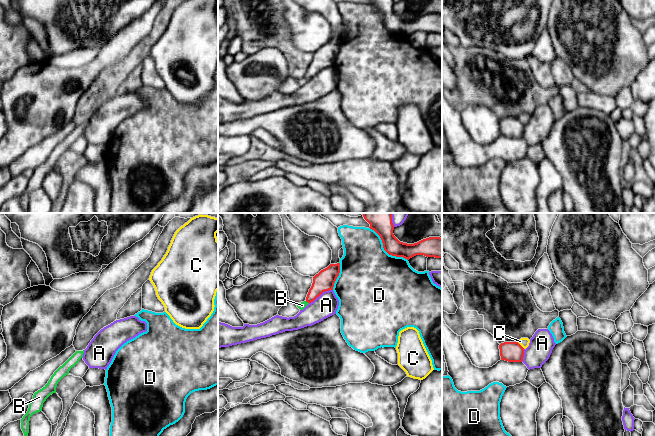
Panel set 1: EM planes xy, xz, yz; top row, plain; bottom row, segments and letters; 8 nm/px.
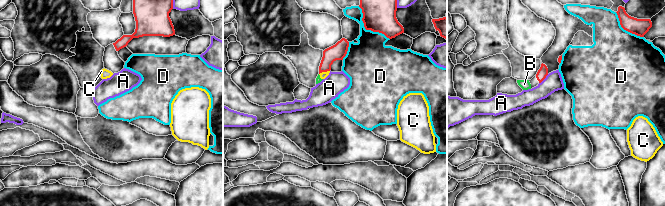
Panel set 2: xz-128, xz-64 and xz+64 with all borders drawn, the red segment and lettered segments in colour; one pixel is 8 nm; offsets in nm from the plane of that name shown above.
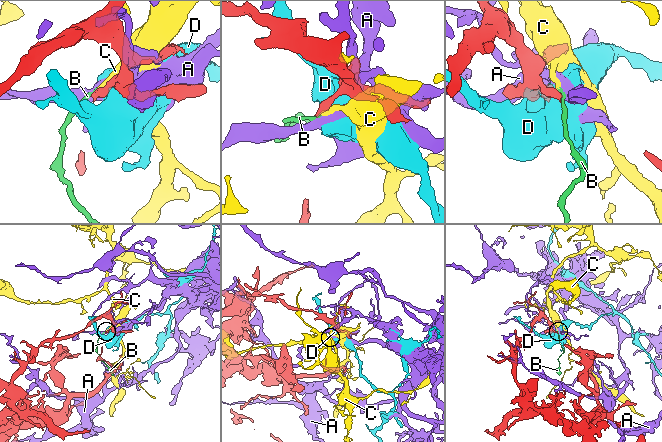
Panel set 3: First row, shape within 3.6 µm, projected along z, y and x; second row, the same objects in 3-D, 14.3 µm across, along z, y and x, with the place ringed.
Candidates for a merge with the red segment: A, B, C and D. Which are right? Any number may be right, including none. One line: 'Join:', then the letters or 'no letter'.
Join: no letter

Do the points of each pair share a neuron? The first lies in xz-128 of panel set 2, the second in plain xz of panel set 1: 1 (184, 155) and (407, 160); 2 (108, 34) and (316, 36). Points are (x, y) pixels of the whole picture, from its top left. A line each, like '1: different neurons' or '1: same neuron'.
1: different neurons
2: same neuron

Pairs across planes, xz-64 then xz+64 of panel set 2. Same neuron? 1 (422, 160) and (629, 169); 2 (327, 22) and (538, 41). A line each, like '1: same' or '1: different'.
1: same
2: same

